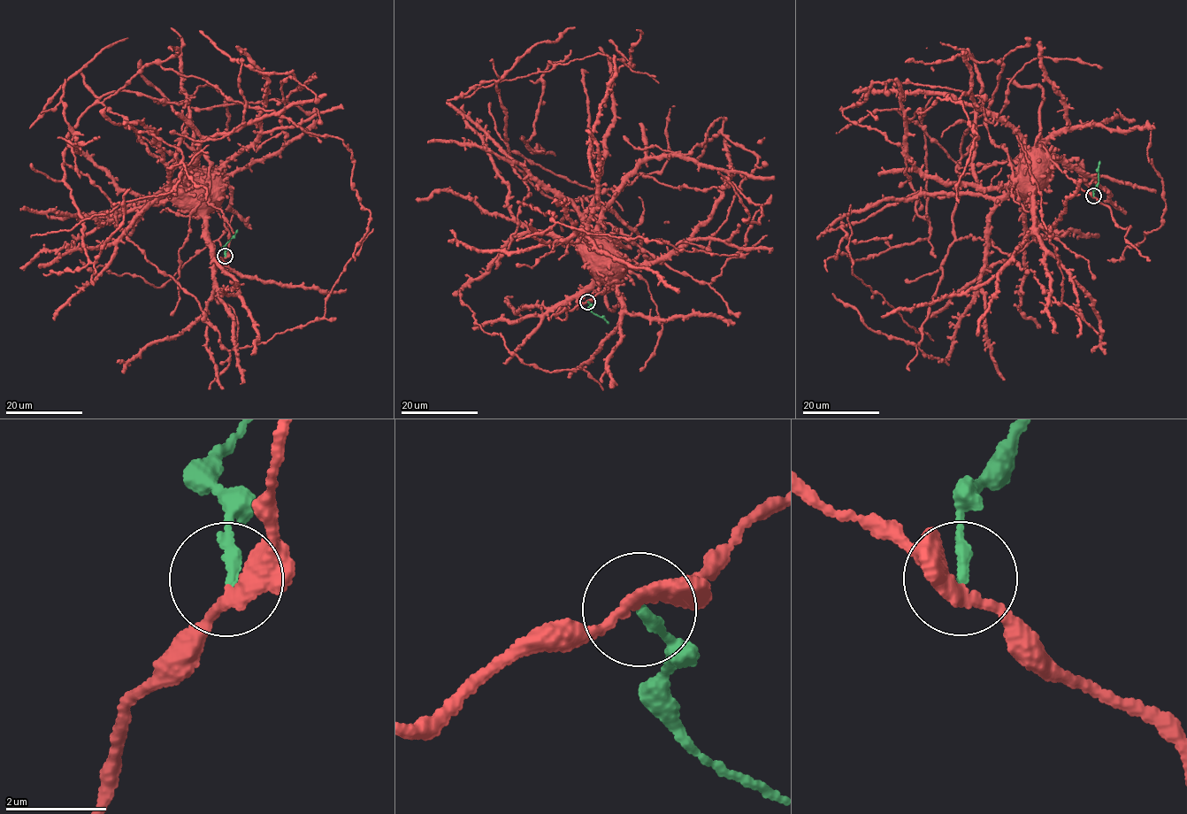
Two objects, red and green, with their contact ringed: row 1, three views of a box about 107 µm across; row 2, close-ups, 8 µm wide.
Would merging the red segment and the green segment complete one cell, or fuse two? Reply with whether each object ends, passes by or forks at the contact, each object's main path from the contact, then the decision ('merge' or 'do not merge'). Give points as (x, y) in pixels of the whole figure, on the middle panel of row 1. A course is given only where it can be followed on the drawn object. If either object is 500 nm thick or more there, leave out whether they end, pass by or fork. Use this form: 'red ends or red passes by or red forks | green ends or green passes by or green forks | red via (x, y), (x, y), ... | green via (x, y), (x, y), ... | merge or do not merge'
red passes by | green ends | red via (587, 302), (604, 291), (608, 283), (606, 279), (594, 277), (585, 263), (587, 244) | green via (587, 302), (591, 311), (608, 323) | do not merge

